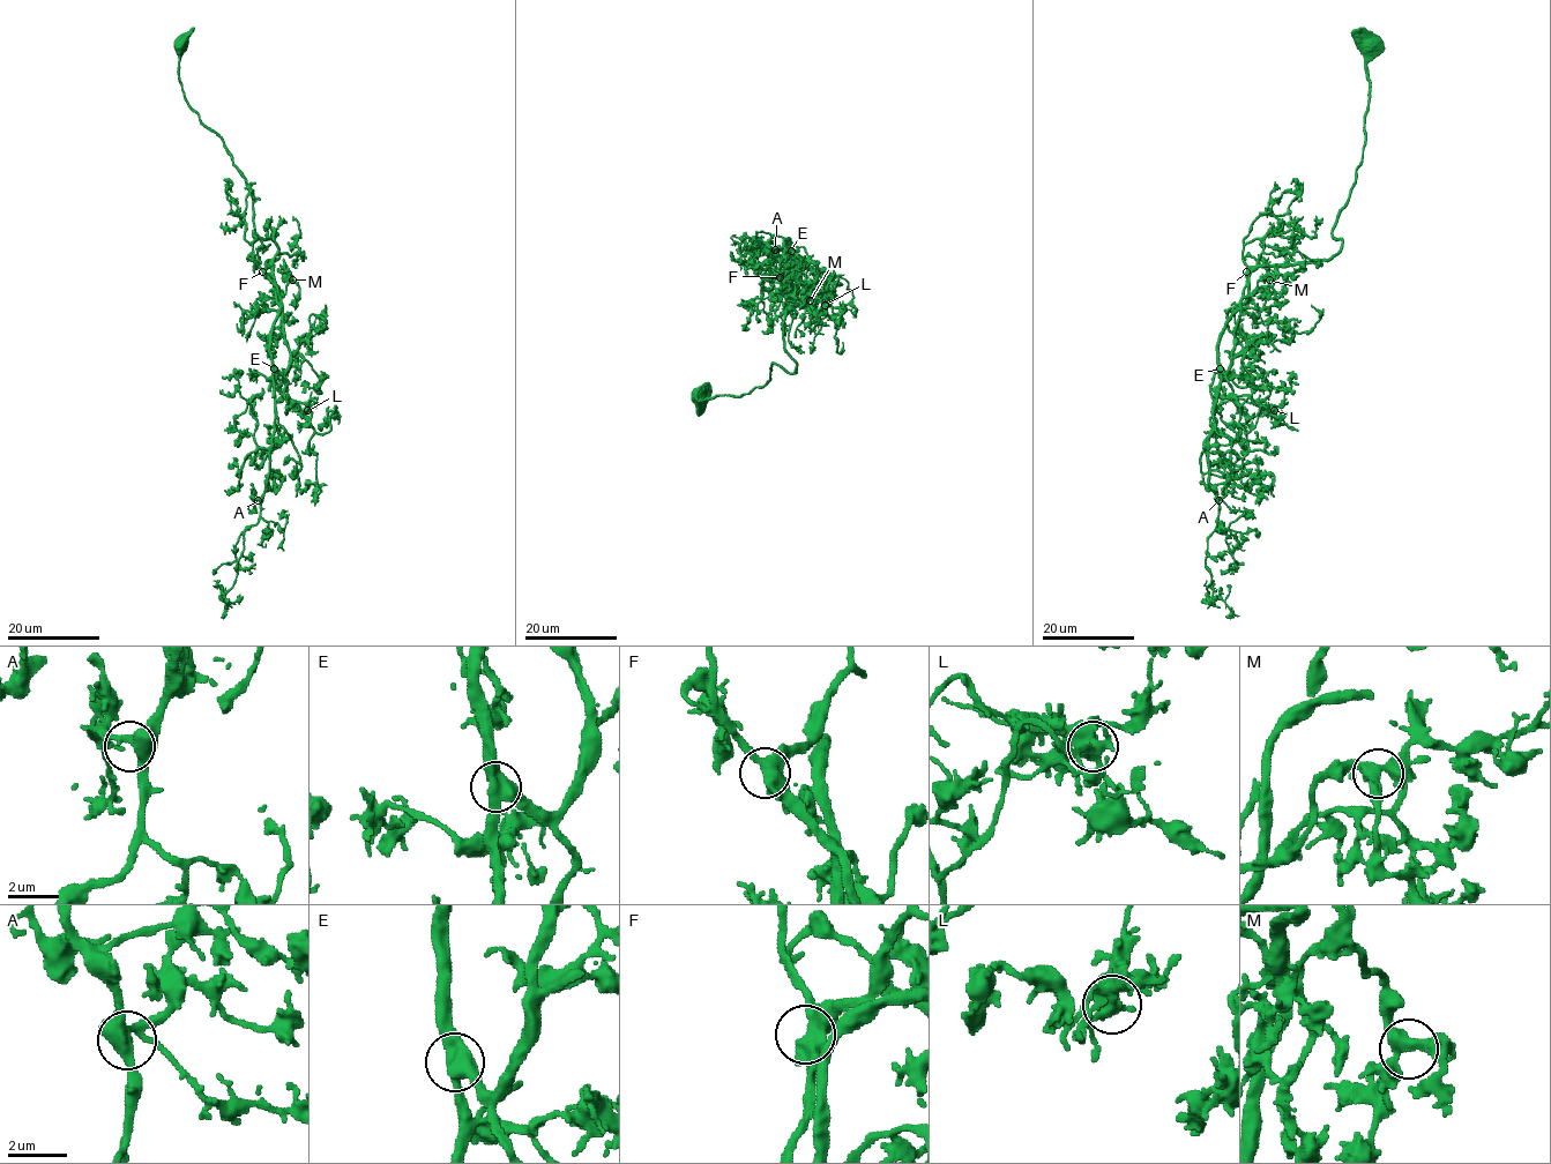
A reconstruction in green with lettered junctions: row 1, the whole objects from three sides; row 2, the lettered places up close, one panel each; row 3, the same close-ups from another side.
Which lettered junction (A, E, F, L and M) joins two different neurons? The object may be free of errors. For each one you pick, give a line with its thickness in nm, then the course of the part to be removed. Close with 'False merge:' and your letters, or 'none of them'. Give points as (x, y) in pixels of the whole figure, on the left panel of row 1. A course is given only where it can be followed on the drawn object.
False merge: none of them

